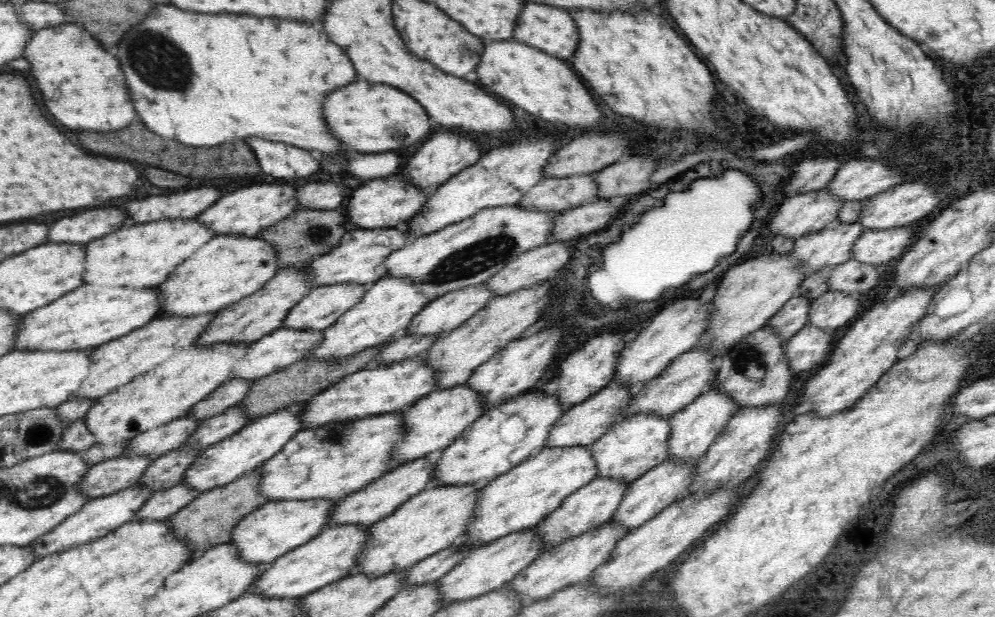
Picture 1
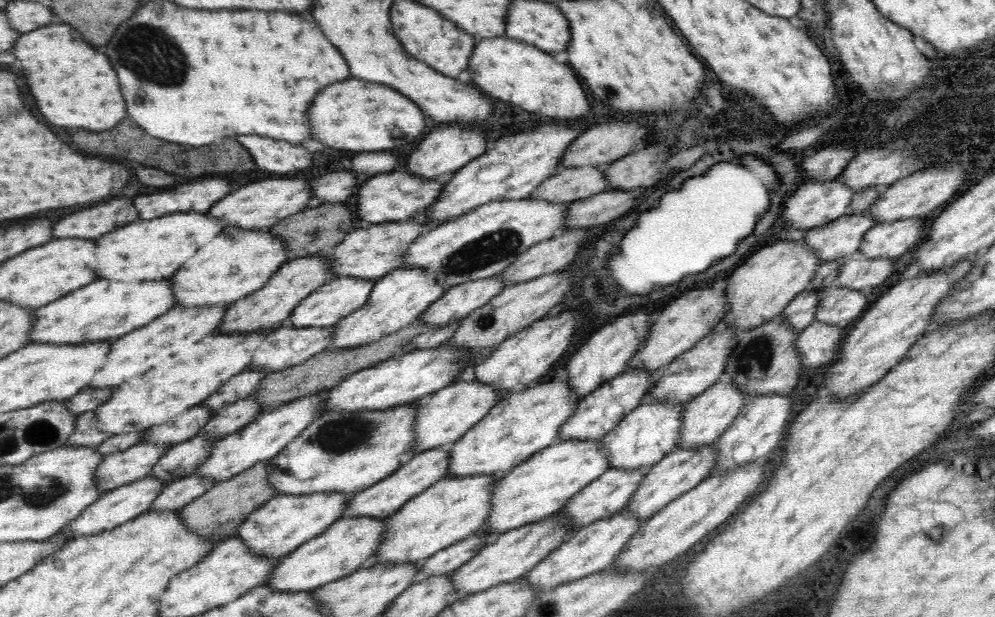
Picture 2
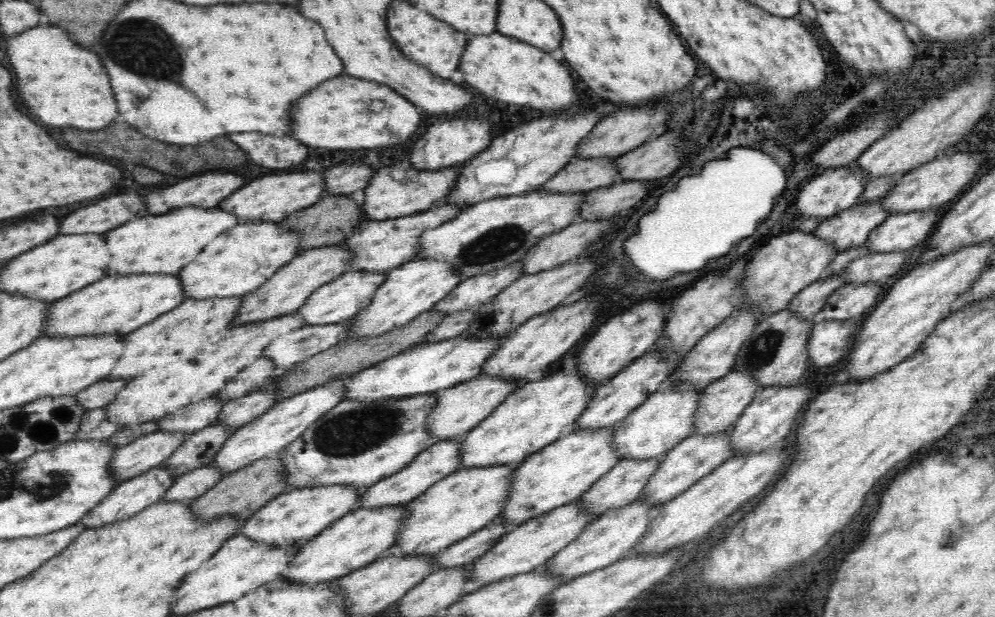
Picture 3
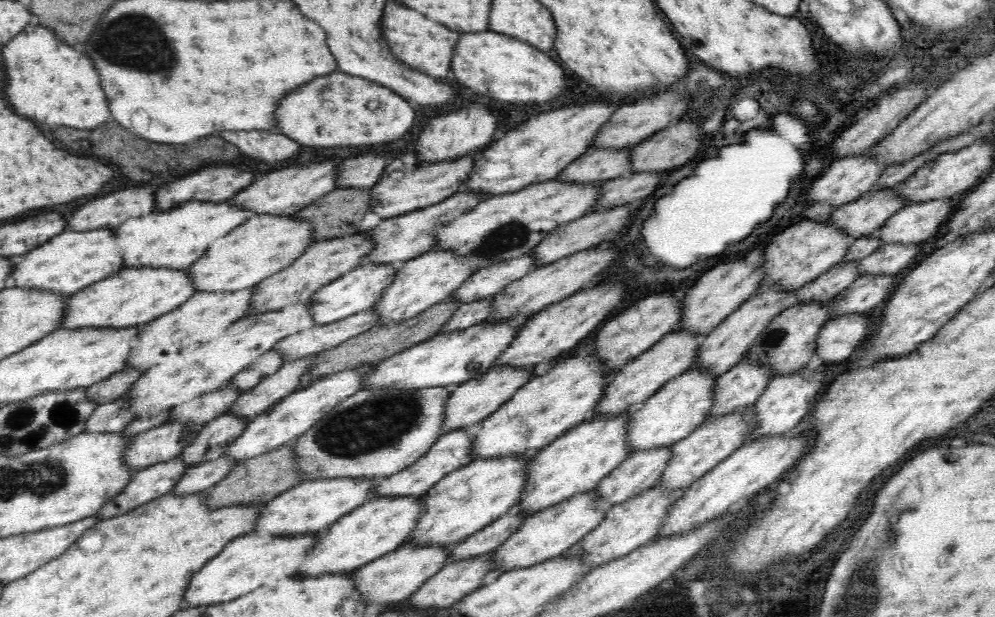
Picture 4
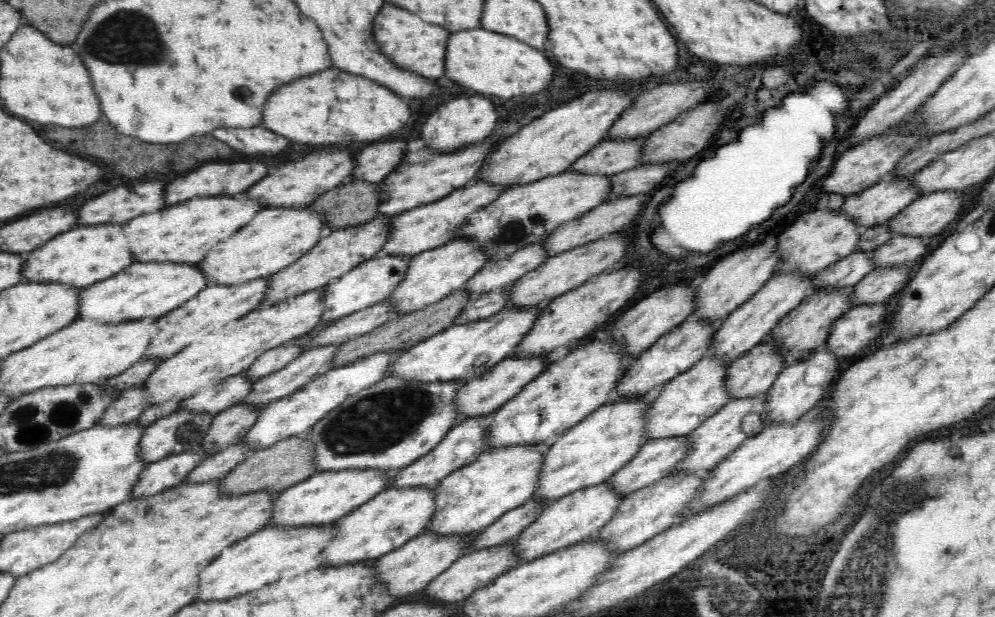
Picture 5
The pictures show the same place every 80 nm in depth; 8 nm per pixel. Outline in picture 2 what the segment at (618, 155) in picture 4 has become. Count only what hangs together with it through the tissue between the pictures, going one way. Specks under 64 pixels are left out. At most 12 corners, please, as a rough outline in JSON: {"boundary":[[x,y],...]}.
{"boundary":[[601,169],[564,170],[529,198],[566,207],[606,191]]}

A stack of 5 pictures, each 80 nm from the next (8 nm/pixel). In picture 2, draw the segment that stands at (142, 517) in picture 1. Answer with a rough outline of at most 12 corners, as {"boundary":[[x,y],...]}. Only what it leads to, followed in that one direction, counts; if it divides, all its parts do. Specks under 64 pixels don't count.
{"boundary":[[194,475],[164,485],[148,511],[176,513],[207,491]]}

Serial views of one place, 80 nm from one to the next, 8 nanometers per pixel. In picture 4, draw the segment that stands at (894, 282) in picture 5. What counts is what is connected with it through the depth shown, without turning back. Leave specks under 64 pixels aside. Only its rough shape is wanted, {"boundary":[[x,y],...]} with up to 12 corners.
{"boundary":[[863,276],[832,298],[828,318],[873,314],[893,276]]}

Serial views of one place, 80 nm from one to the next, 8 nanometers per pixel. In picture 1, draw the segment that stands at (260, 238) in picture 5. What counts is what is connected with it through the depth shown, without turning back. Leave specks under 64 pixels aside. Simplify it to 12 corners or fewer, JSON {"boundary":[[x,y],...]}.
{"boundary":[[258,236],[218,237],[158,286],[158,319],[214,315],[278,273]]}

